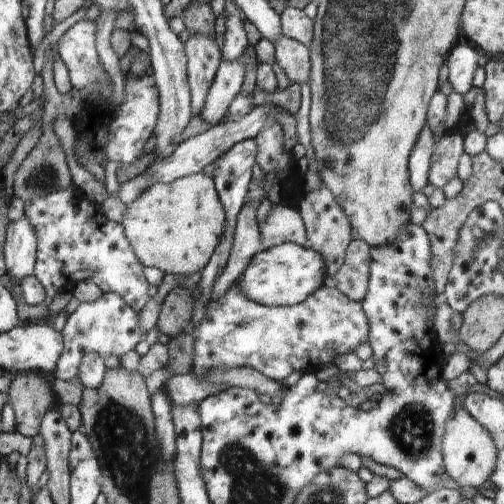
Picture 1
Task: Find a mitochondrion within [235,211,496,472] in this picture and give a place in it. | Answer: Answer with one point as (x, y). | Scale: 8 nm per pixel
(412, 429)

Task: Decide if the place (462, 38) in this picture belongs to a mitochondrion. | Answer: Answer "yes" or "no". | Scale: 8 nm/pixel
no

